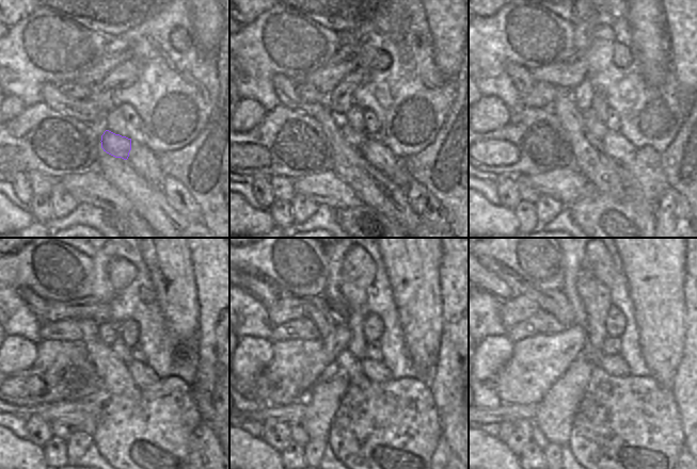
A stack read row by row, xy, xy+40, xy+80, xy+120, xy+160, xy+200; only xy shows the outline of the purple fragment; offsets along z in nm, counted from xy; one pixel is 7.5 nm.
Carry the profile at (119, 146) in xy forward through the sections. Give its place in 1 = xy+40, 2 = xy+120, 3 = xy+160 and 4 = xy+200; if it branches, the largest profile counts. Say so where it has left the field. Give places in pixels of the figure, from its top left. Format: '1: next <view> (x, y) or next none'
1: next xy+40 (357, 140)
2: next xy+120 (119, 348)
3: next xy+160 (359, 270)
4: next xy+200 (596, 276)

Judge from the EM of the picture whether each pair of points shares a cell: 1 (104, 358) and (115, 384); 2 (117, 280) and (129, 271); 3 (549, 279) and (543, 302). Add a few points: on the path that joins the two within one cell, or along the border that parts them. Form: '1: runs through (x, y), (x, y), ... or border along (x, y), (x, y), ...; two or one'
1: runs through (106, 365), (114, 377); one
2: runs through (121, 277), (126, 272); one
3: border along (523, 279), (540, 289), (559, 290); two

